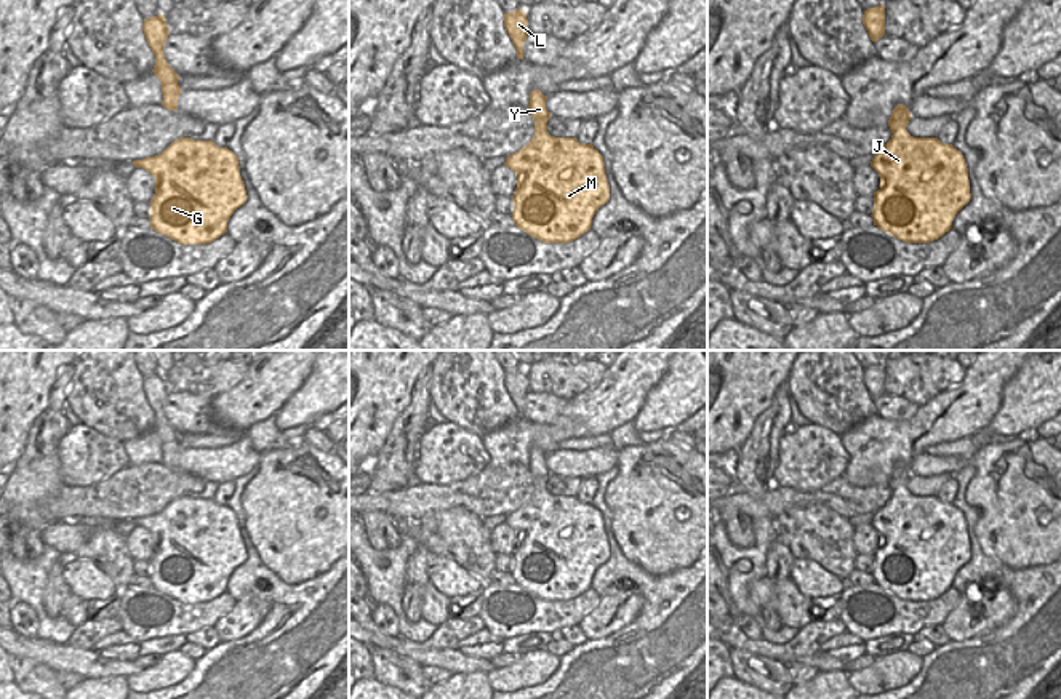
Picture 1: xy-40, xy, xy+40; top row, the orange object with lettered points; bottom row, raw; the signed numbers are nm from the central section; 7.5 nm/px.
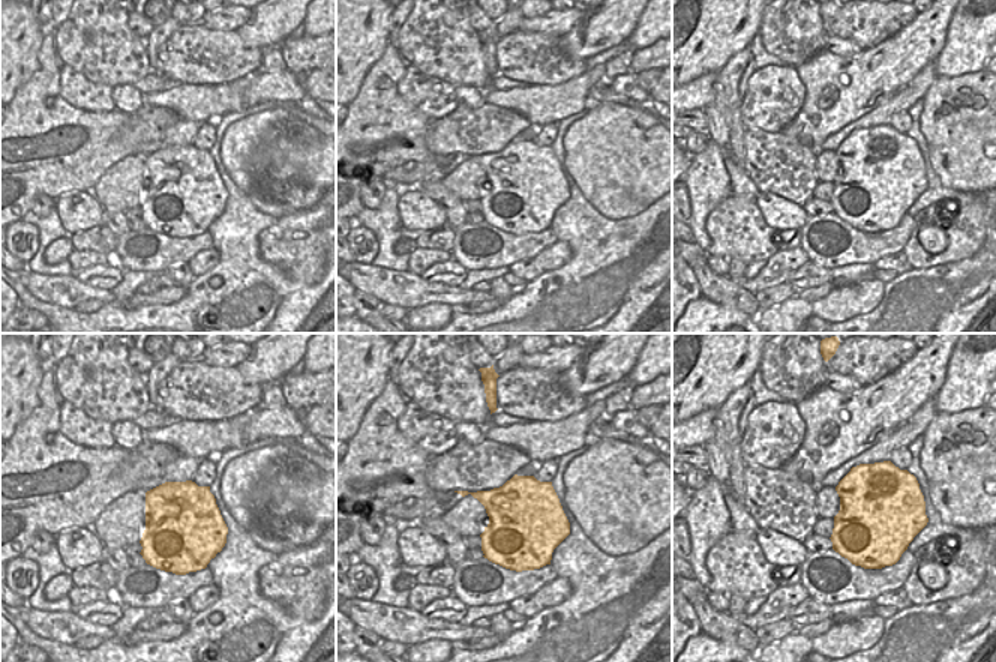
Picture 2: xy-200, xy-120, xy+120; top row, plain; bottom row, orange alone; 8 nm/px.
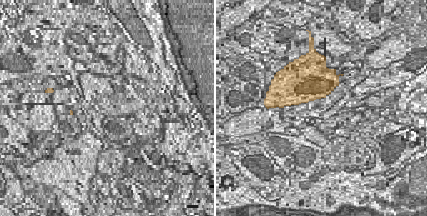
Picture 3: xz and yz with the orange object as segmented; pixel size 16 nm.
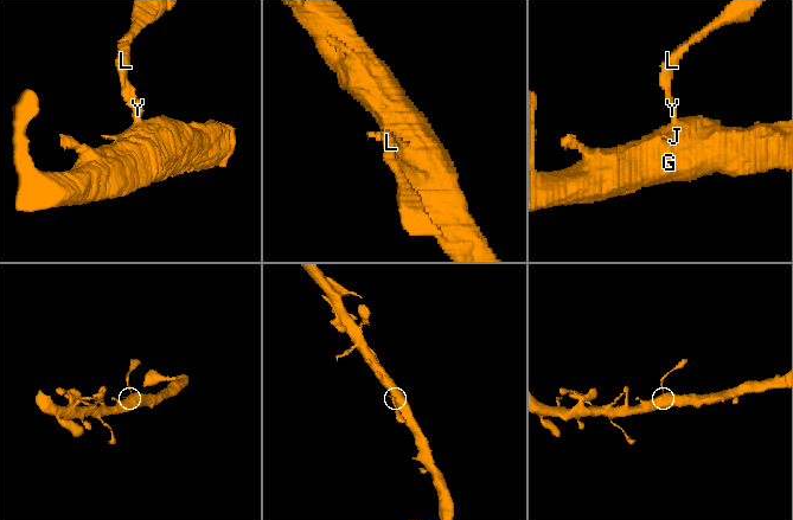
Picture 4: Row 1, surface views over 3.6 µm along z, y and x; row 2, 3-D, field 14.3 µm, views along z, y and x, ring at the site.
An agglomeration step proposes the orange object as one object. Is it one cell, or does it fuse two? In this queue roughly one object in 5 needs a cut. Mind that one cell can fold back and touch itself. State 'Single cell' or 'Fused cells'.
Single cell

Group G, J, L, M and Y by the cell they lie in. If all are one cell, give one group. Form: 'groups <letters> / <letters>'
groups G J L M Y

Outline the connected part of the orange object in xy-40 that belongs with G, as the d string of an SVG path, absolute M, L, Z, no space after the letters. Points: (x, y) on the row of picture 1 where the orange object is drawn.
M179 138L162 154L133 160L155 178L155 194L150 200L150 229L181 243L205 245L227 232L227 222L248 195L240 176L237 155L213 141Z

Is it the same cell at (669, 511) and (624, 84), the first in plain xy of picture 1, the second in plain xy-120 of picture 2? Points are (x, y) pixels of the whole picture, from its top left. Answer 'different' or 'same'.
different

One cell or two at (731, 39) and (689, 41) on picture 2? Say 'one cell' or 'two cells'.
one cell

